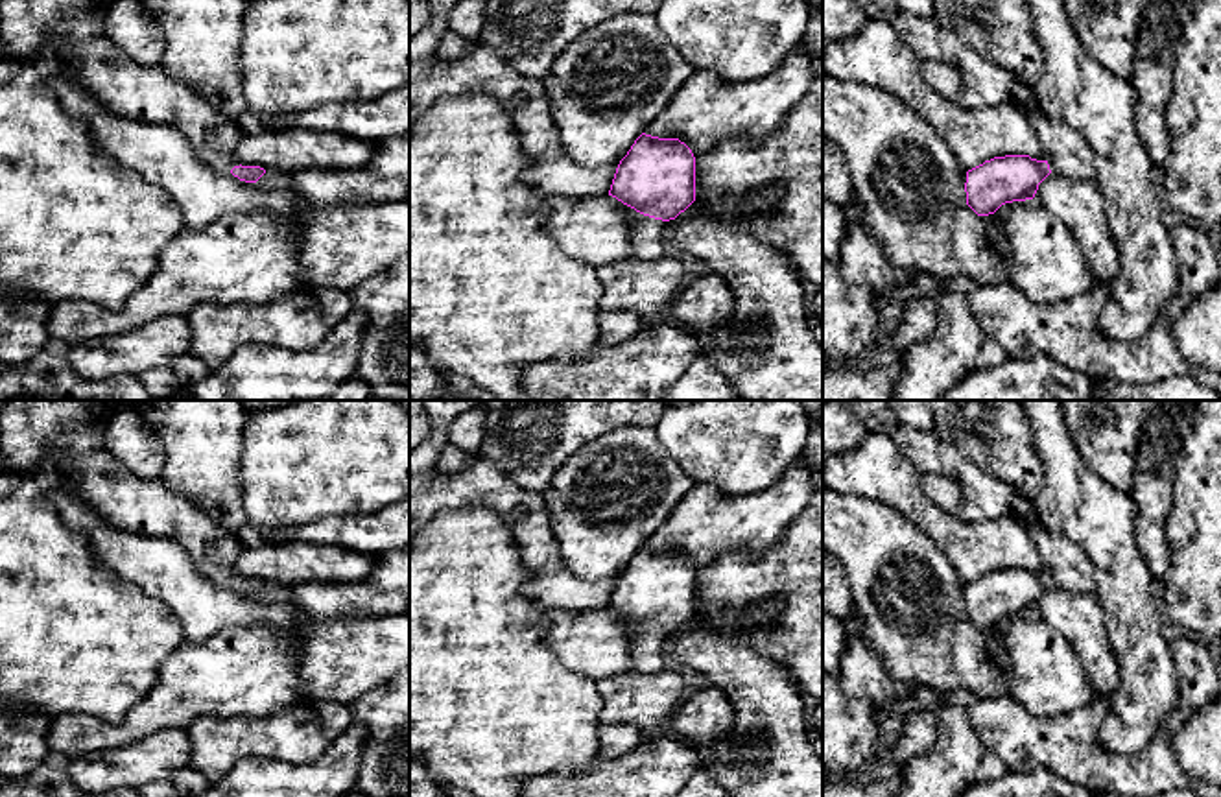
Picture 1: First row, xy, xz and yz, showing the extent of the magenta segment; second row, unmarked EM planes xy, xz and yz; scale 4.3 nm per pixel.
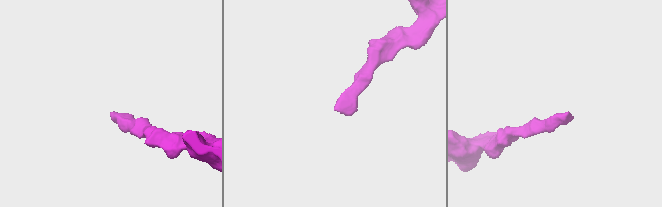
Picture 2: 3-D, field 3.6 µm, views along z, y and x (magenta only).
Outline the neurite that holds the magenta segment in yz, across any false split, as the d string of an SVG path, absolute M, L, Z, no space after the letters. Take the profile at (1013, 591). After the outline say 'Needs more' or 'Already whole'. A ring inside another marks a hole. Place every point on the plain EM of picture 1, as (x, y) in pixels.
M1042 524L1033 526L1029 533L1044 557L1046 572L1005 568L968 583L966 618L978 629L994 627L1005 616L1033 613L1049 587L1081 594L1096 592L1092 563L1079 544Z. Needs more

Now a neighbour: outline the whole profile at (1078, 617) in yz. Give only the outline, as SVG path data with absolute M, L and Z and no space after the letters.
M1049 587L1033 611L1075 651L1092 688L1108 697L1120 683L1120 666L1108 646L1103 609L1096 592L1070 592Z

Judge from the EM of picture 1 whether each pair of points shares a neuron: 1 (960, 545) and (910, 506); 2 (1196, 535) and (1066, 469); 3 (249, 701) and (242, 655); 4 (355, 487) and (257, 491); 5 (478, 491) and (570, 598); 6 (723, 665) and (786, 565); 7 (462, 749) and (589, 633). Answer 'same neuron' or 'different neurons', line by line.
1: same neuron
2: different neurons
3: same neuron
4: same neuron
5: same neuron
6: different neurons
7: different neurons

